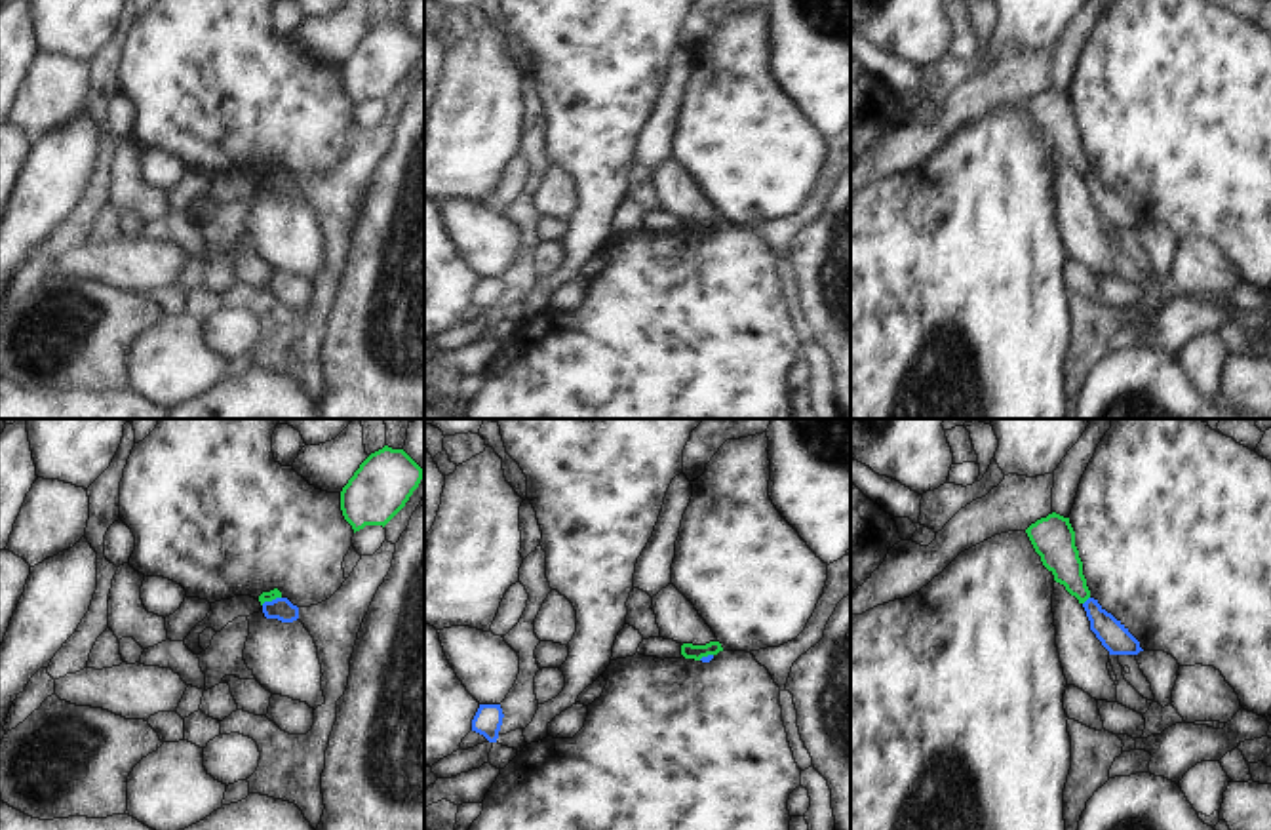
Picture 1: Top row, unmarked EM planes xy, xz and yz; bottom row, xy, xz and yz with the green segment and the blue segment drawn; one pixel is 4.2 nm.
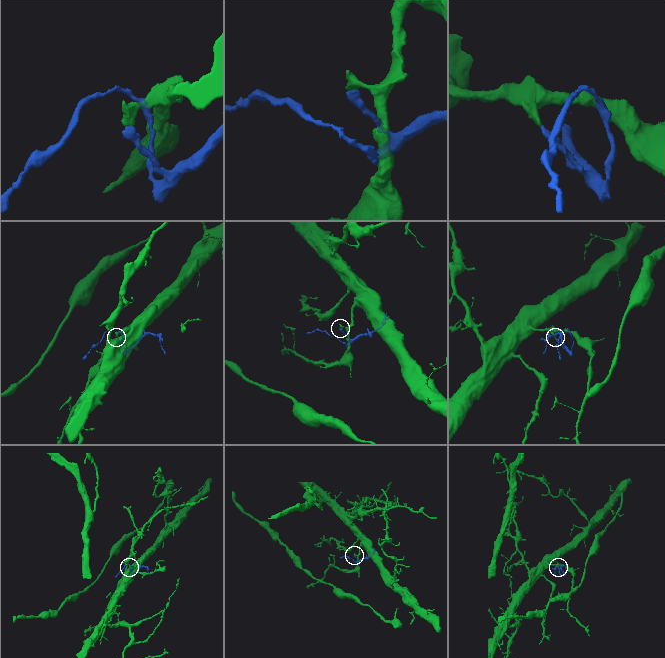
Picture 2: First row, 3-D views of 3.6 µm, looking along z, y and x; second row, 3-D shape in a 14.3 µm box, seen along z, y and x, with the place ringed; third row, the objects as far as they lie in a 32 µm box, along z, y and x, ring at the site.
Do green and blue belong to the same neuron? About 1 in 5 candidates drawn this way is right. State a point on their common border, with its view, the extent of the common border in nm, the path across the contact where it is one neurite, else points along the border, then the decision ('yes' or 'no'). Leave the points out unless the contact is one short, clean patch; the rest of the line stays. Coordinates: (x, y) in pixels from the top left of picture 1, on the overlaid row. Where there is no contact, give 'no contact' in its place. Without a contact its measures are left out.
meets green in yz at (1087, 598); contact 50 nm long; border along yz (1089, 596), (1083, 604); no

